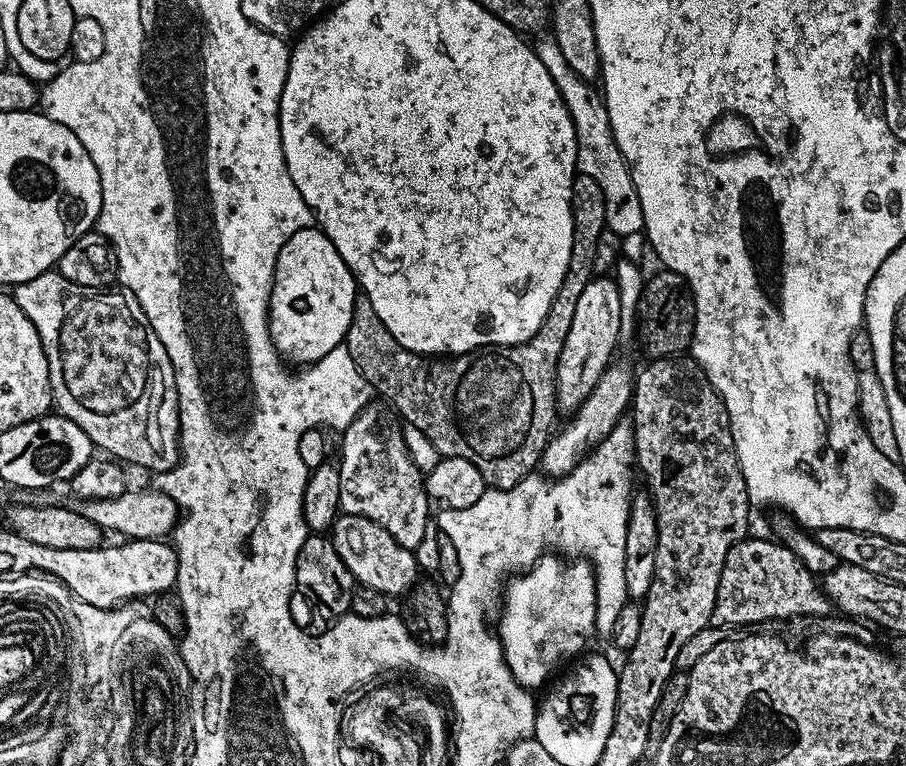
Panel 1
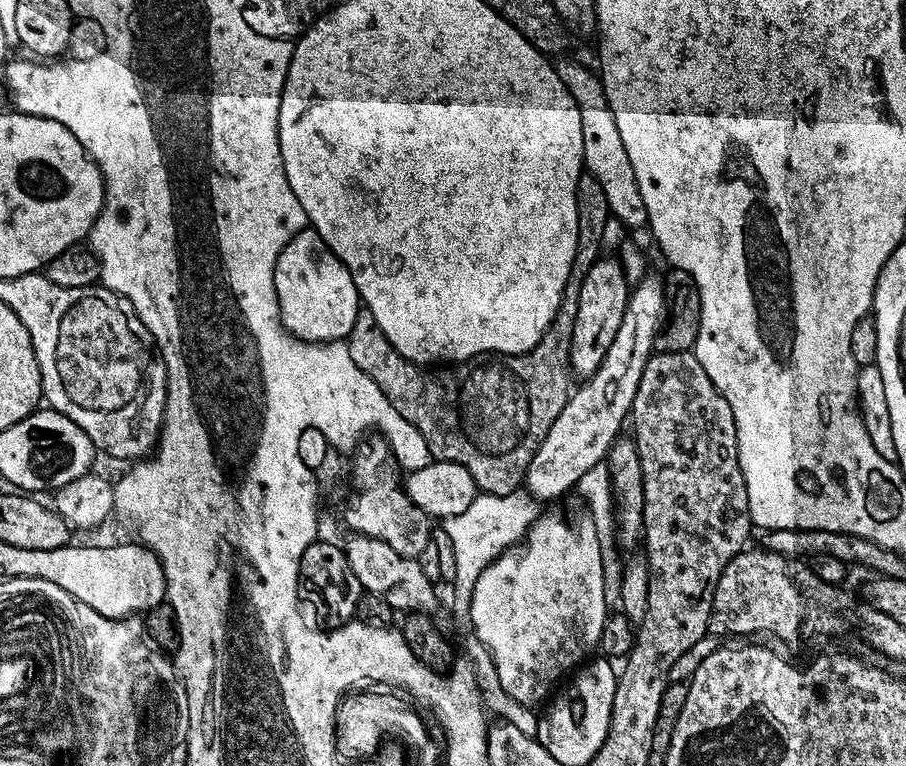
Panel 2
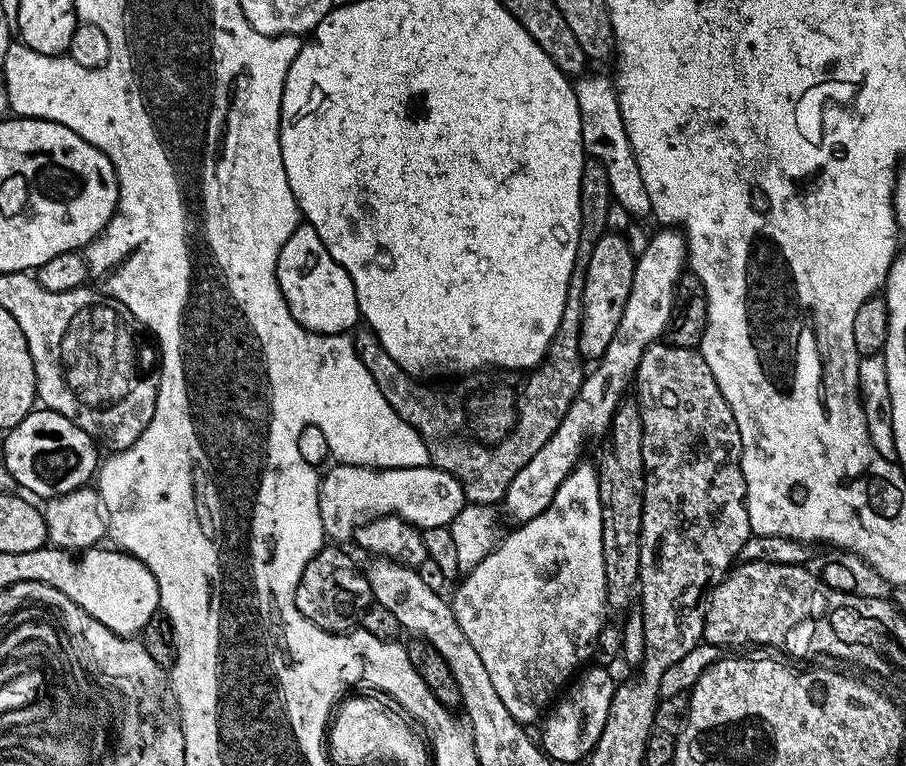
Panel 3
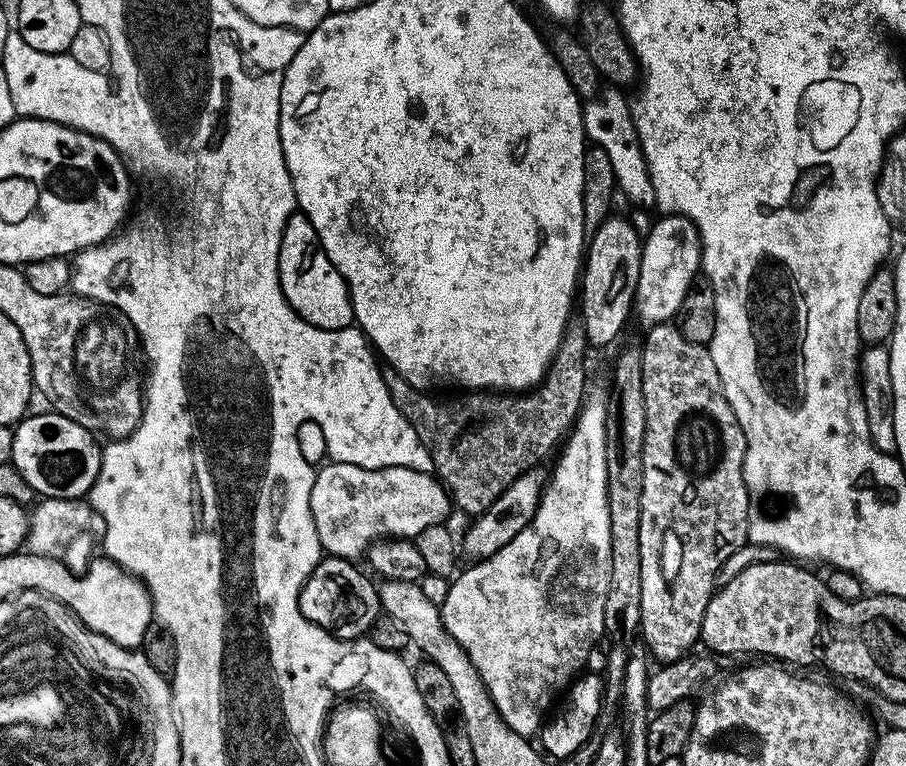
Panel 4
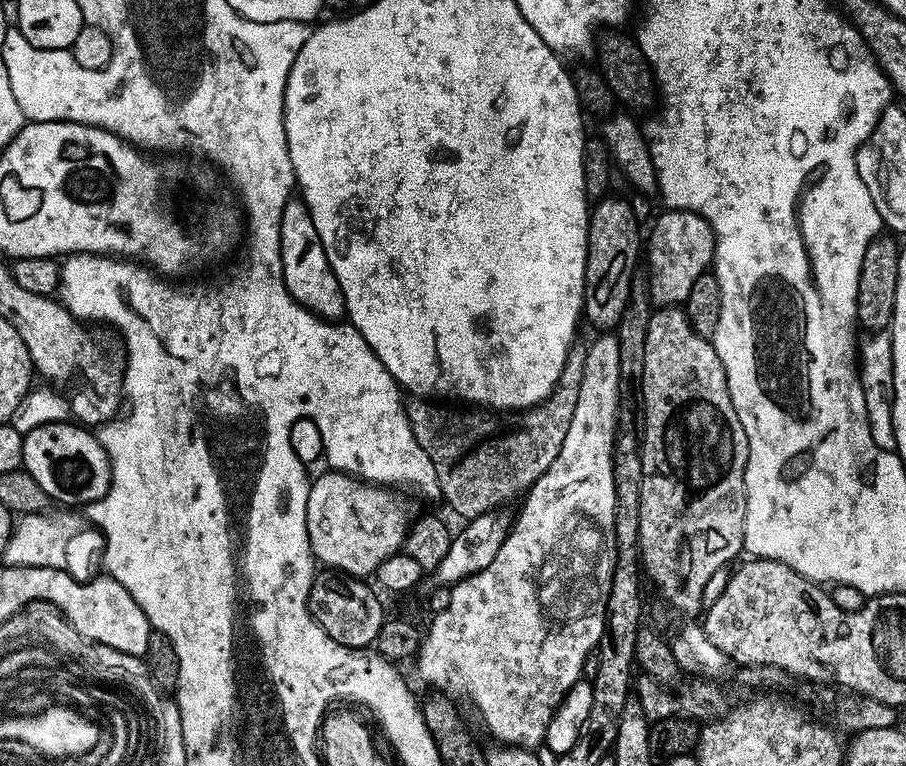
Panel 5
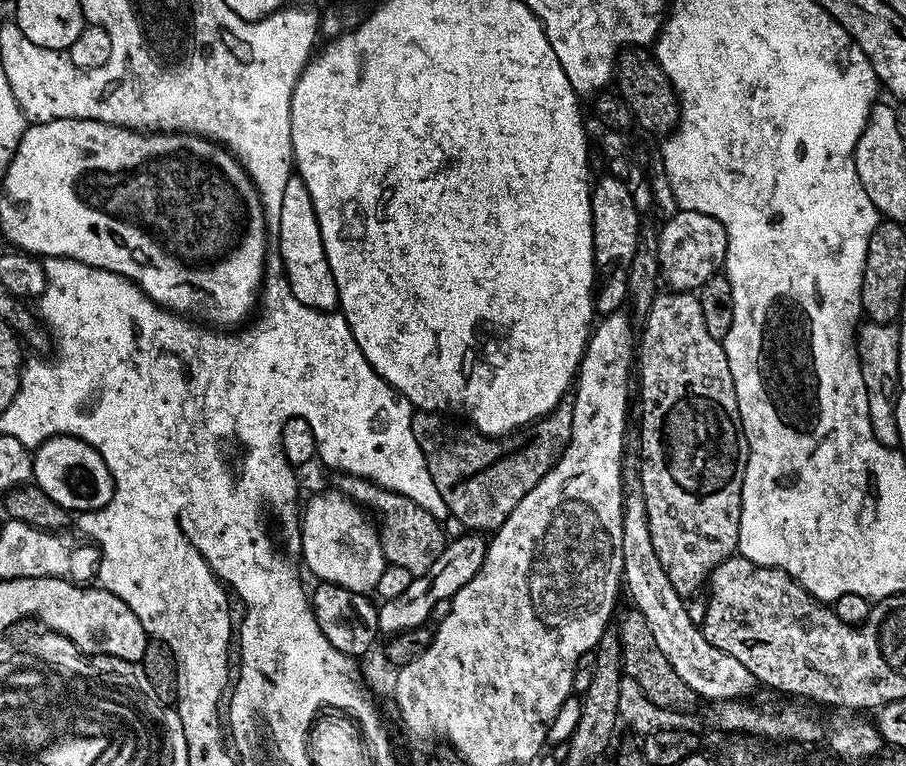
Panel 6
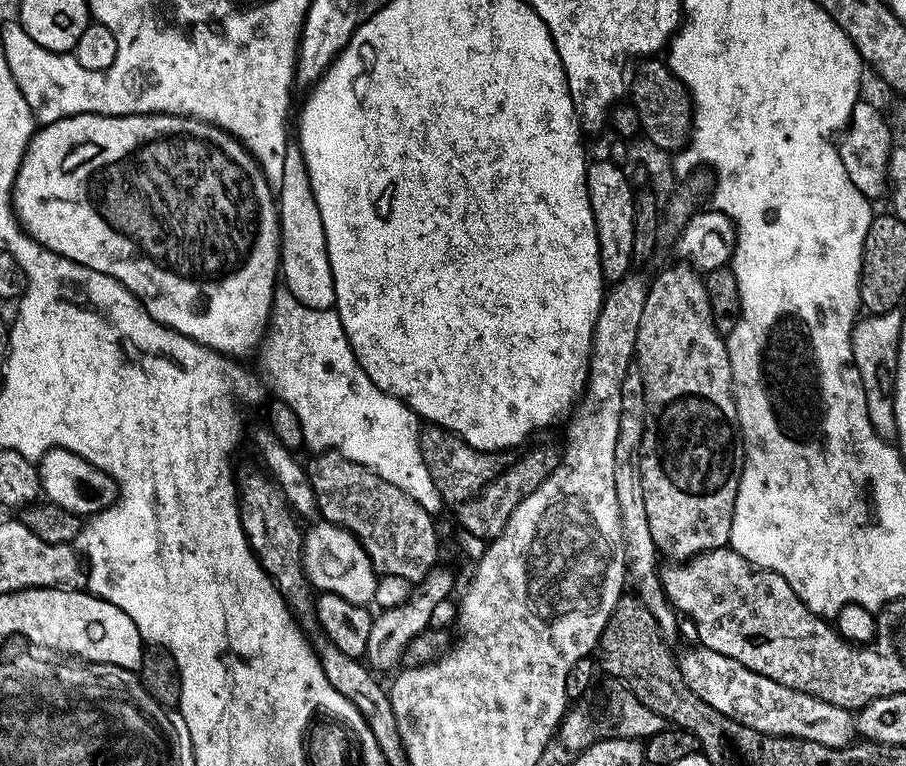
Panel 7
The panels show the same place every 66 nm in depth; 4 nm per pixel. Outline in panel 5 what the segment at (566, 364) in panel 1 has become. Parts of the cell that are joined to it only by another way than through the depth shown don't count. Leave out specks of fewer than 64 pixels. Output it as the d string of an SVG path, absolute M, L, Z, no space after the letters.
M609 194L595 201L588 217L588 261L584 279L583 315L596 330L612 330L620 323L628 299L632 279L636 277L638 263L642 260L642 233L635 220L629 201Z

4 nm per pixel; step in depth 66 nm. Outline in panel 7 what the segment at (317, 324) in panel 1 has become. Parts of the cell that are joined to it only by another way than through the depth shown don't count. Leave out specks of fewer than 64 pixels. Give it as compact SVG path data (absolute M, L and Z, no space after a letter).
M296 142L289 143L286 150L276 209L280 211L280 272L283 287L288 288L290 294L302 302L302 306L329 311L335 305L336 295L326 250L326 230L322 230L322 214L318 214L318 202L314 202L310 174L306 170L300 145Z

